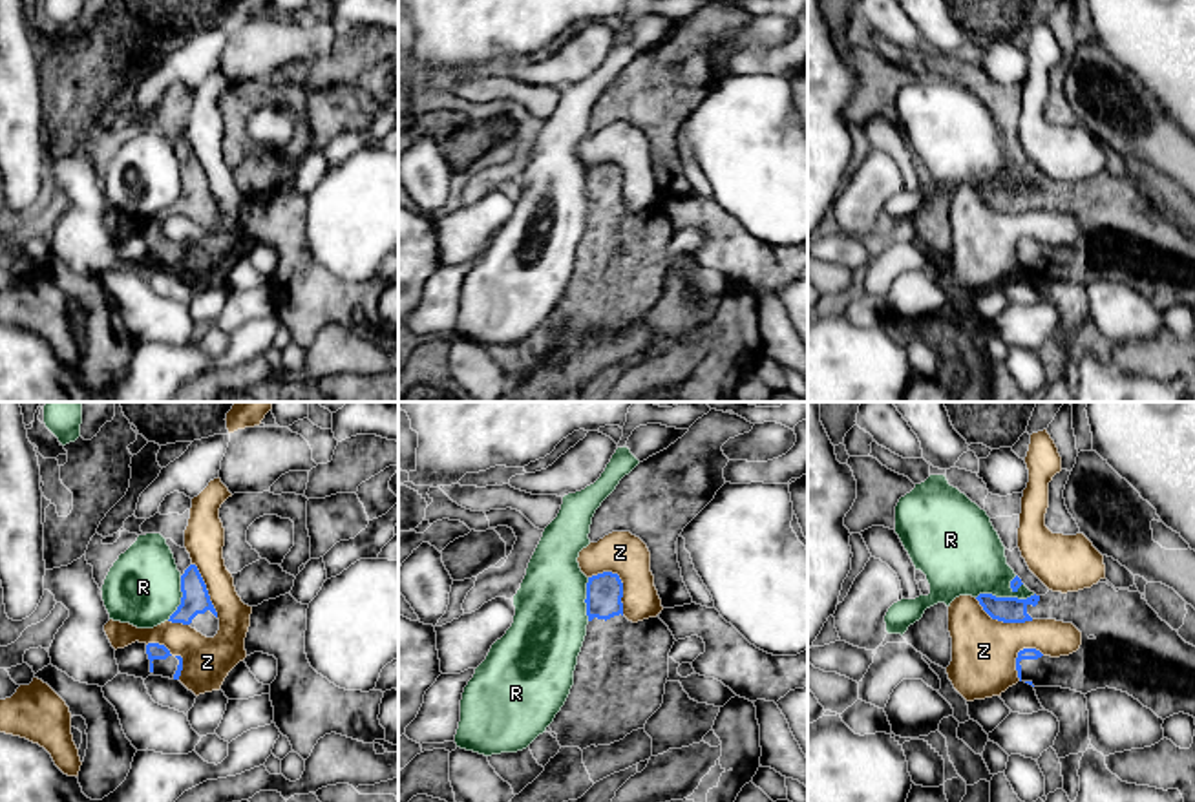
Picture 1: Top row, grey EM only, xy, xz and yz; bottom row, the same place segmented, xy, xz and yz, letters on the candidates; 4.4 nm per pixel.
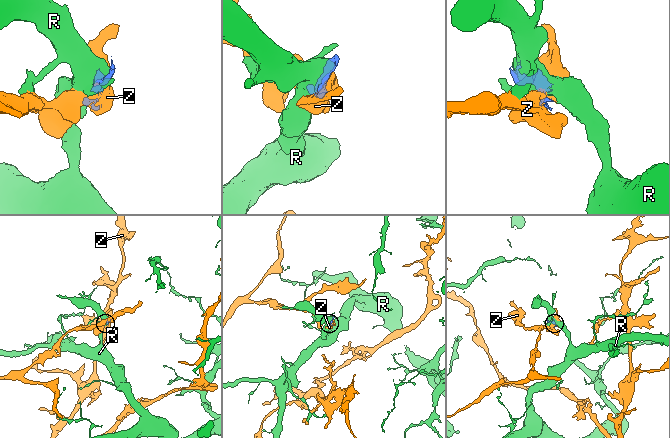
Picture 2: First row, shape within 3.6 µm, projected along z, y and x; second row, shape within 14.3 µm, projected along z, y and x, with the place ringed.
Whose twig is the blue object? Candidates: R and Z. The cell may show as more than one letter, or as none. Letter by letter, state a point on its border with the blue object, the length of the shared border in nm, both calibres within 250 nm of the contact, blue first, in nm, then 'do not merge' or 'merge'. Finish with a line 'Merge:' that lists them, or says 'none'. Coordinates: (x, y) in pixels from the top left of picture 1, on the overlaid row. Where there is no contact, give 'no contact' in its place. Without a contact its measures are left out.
R: contact yz (1005, 598); length 260 nm; calibres 110 and 340 nm; do not merge
Z: contact xz (620, 581); length 240 nm; calibres 160 and 190 nm; do not merge
Merge: none

